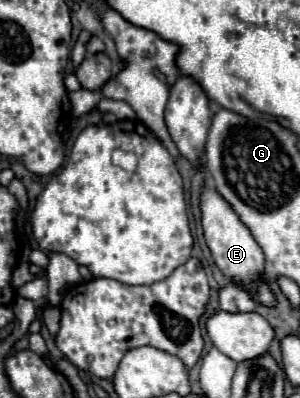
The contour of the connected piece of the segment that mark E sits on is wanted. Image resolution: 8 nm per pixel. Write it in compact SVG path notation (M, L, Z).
M208 184L200 192L200 212L202 212L204 238L206 238L206 244L212 252L216 266L224 272L226 278L236 280L238 284L248 284L250 276L258 276L264 270L264 252L256 244L248 226L244 226L240 216L222 198L222 194L214 186L208 186Z

